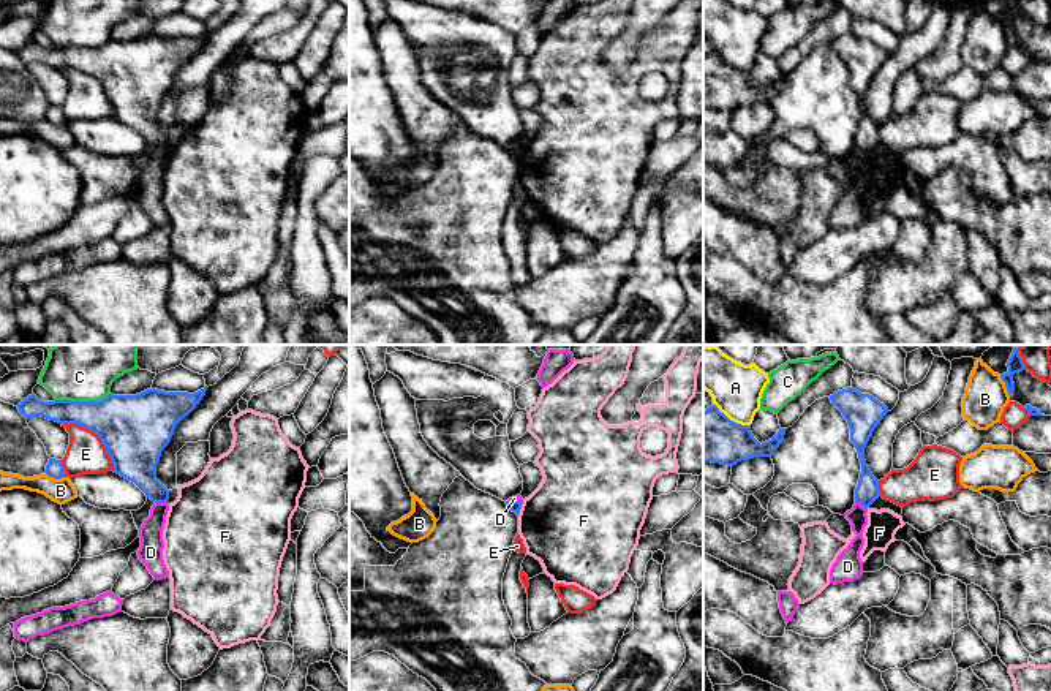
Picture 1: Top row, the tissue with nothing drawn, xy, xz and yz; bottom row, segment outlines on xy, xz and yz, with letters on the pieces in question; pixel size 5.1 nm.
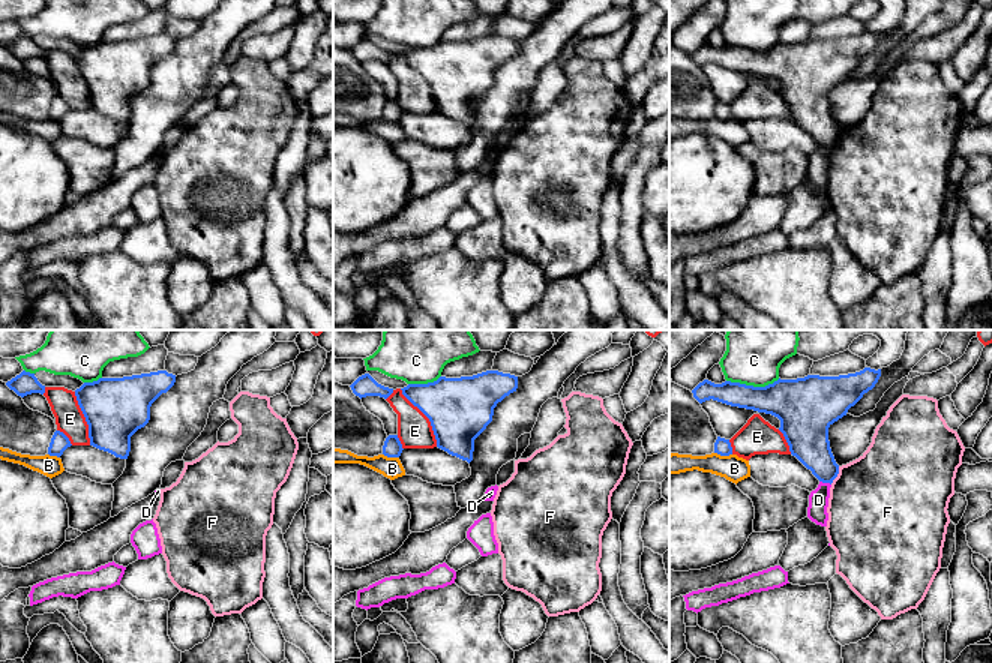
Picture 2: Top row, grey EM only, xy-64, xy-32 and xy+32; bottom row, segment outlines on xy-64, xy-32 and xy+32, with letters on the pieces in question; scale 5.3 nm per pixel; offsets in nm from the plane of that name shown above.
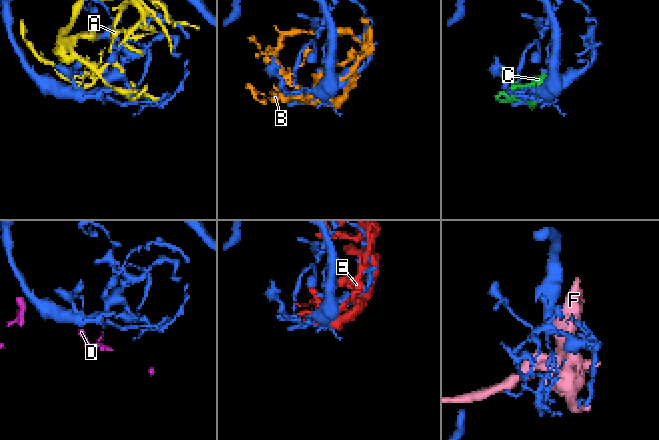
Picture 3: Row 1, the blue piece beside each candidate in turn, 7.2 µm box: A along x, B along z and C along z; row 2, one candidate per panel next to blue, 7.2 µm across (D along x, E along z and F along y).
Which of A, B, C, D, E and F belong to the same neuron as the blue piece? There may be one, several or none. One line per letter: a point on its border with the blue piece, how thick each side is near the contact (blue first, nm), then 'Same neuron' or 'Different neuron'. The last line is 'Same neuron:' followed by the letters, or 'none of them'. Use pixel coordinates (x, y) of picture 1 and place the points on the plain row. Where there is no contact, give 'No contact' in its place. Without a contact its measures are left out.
A: Touches blue at yz (732, 67). Thickness 280 nm (blue) against 260 nm. Different neuron
B: Touches blue at xy (56, 124). Thickness 90 nm (blue) against 130 nm. Different neuron
C: Touches blue at xy (82, 48). Thickness 300 nm (blue) against 240 nm. Different neuron
D: Touches blue at xy (161, 147). Thickness 220 nm (blue) against 120 nm. Different neuron
E: Touches blue at xy (97, 79). Thickness 360 nm (blue) against 200 nm. Different neuron
F: Touches blue at xz (520, 154). Thickness 60 nm (blue) against 460 nm. Different neuron
Same neuron: none of them

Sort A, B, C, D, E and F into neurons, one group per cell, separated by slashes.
A / B / C / D / E / F

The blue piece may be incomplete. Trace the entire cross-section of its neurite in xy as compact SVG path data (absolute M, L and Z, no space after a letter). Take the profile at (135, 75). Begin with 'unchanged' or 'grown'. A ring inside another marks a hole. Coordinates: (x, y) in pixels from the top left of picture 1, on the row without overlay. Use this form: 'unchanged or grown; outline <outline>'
unchanged; outline M207 32L194 40L147 35L136 41L109 40L100 47L43 47L32 40L17 55L25 65L41 62L92 76L111 101L114 119L134 128L152 147L168 149L171 136L156 125L156 111L175 71L205 36Z

